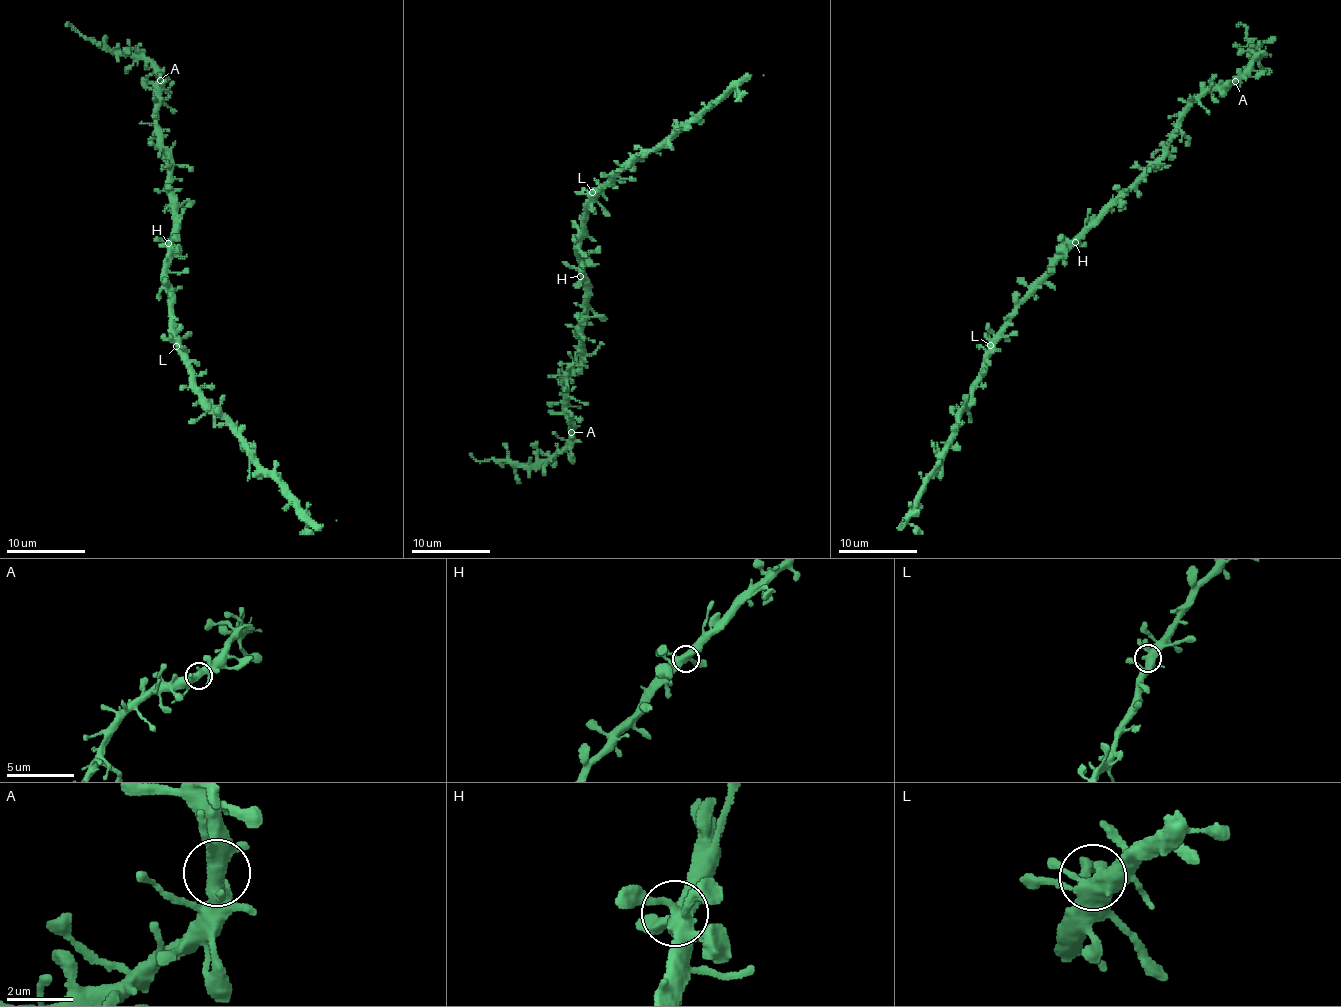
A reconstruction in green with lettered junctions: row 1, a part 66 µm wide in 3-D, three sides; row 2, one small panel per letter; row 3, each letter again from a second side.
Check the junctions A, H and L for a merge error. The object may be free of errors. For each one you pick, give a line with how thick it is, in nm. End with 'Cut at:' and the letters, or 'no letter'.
Cut at: no letter

